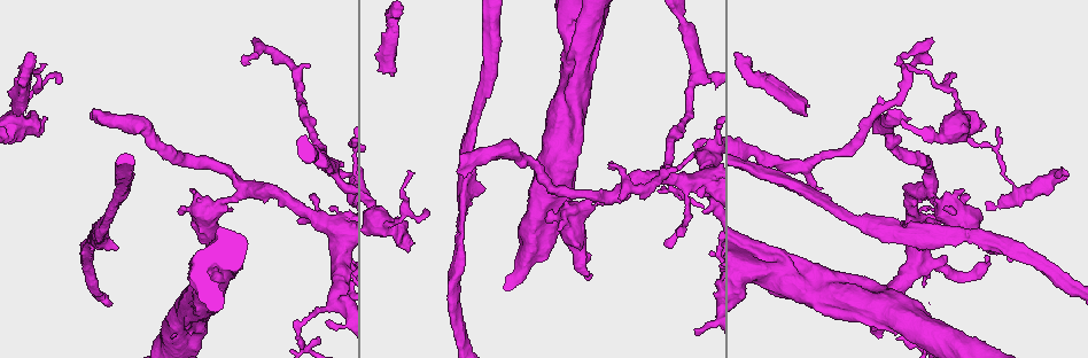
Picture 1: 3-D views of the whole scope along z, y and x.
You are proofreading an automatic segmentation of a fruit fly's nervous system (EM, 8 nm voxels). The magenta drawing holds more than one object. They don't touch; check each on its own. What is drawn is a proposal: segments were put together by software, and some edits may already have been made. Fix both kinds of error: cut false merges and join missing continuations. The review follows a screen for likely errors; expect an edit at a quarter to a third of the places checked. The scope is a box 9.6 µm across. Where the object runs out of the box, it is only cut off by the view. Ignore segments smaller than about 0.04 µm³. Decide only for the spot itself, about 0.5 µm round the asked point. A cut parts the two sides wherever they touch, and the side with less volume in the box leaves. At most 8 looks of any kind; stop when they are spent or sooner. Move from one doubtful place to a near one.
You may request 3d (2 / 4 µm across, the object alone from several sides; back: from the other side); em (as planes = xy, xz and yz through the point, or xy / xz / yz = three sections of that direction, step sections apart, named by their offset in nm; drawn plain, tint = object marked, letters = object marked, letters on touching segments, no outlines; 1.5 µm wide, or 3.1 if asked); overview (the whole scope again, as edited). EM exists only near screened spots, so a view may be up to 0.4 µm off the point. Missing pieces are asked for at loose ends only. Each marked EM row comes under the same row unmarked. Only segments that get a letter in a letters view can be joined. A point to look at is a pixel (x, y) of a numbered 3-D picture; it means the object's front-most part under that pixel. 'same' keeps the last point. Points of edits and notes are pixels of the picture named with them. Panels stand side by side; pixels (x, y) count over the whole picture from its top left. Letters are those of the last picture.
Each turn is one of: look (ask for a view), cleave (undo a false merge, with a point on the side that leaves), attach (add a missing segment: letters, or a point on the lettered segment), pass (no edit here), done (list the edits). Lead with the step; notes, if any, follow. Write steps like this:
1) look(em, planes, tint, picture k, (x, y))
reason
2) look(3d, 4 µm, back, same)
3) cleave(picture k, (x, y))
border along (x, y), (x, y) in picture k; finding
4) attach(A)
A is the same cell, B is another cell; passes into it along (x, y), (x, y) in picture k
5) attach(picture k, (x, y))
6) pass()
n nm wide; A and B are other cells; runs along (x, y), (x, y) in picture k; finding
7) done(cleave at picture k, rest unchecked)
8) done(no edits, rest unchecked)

look(3d, 2 µm, back, picture 1, (466, 201))
thick turns thin

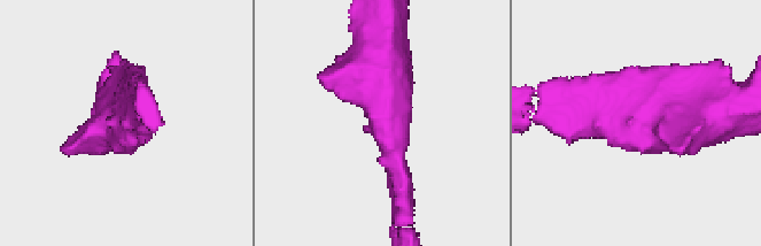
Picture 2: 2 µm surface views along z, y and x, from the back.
look(em, planes, tint, picture 2, (645, 120))
now the EM

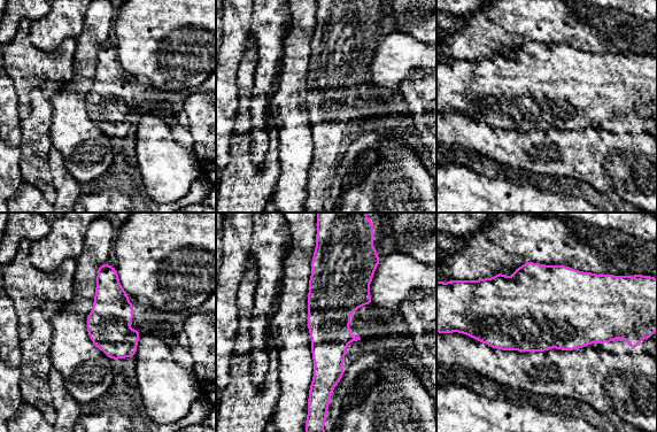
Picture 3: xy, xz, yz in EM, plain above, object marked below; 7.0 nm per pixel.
look(em, planes, letters, same)

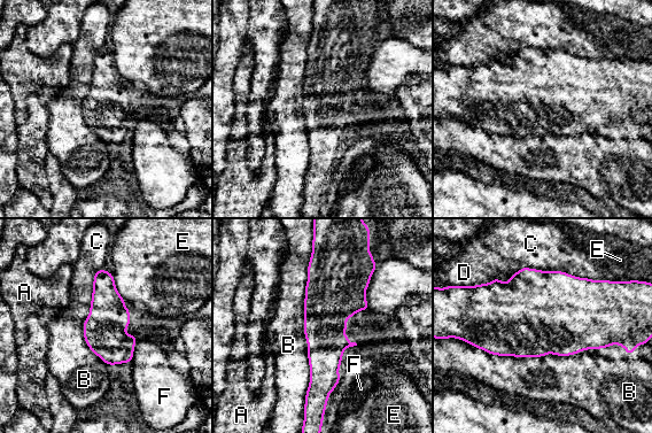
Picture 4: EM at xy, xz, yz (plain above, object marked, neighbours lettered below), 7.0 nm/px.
pass()
300 nm wide; B touches over 800 nm; A, B, C, D, E and F are other cells; all the same neuron

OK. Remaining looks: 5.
look(em, planes, letters, picture 1, (47, 119))
stops while still wide

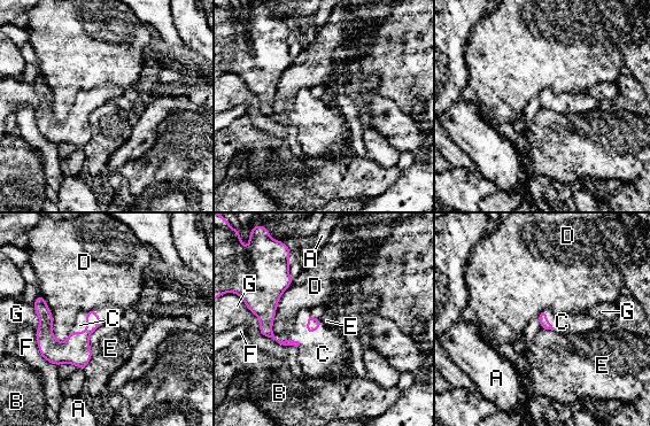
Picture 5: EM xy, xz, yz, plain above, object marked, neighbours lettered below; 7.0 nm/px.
attach(C)
C is the same cell, A, B, D, E, F and G are other cells; passes into it along (312, 324), (307, 324), (323, 354) in picture 5; it goes on there

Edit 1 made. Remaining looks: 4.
look(em, xy, step 4, letters, picture 1, (90, 118))
thick end

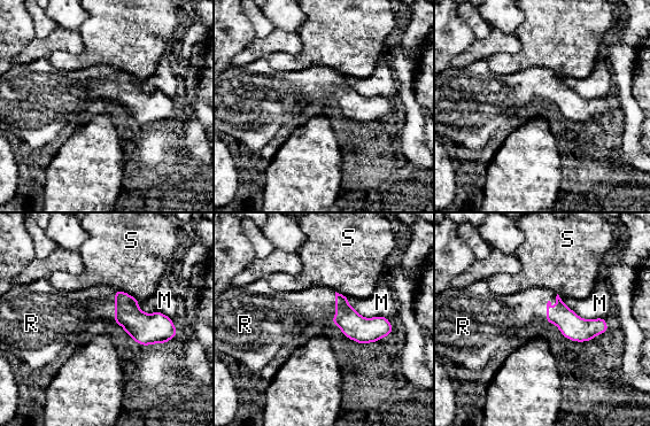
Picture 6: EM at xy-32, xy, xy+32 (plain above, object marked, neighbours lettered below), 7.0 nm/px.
look(em, planes, letters, same)
cut it another way

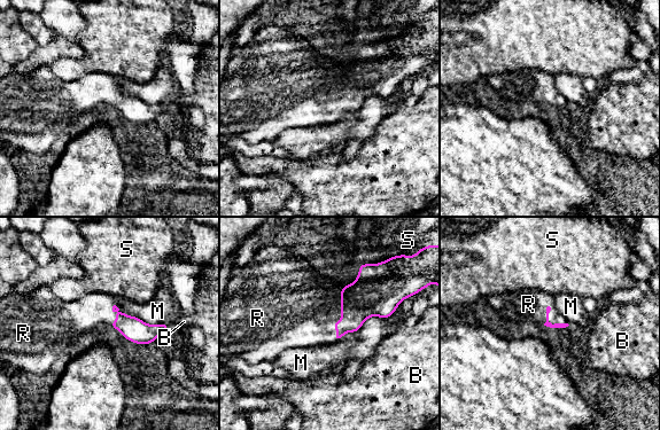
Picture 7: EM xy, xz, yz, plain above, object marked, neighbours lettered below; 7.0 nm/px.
attach(R)
M touches over 550 nm; R is the same cell, B, M and S are other cells; passes into it along (369, 295), (341, 317), (308, 304) in picture 7; the neuron continues

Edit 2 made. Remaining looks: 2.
done(attach at picture 5, attach at picture 7, rest unchecked)

